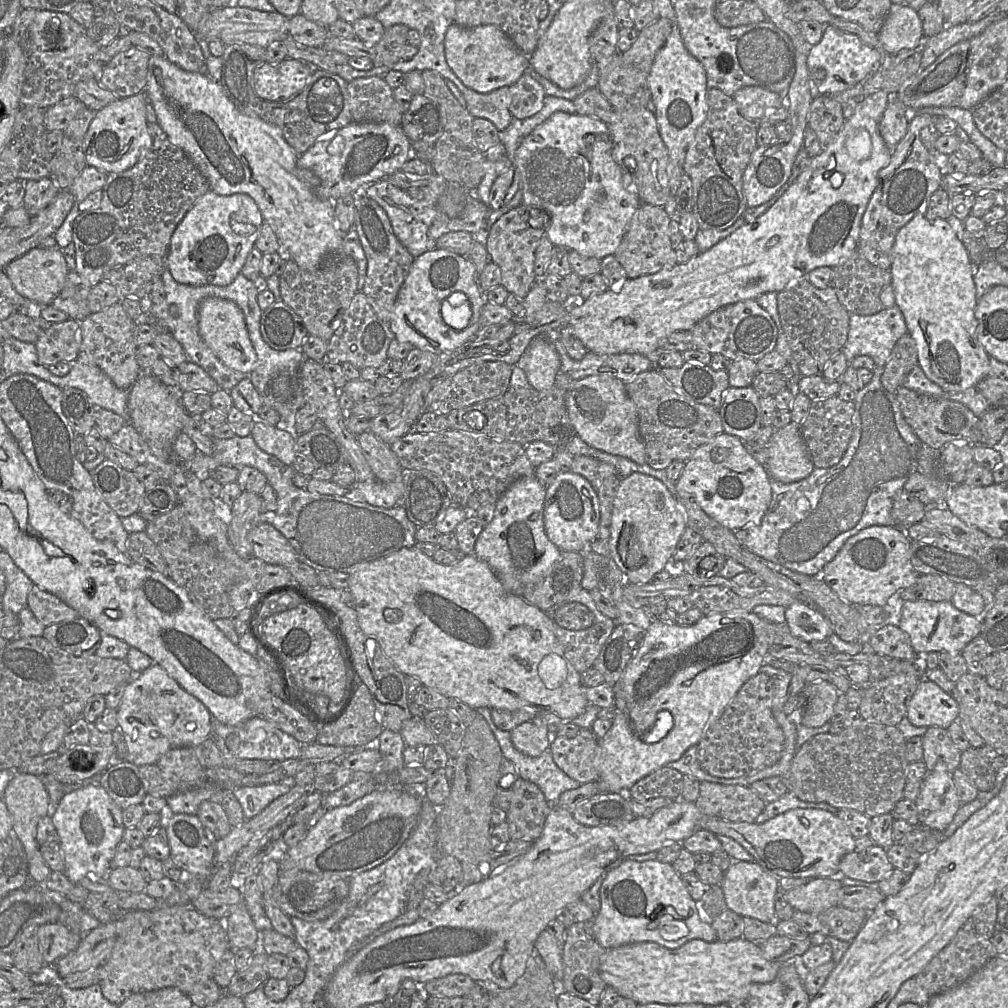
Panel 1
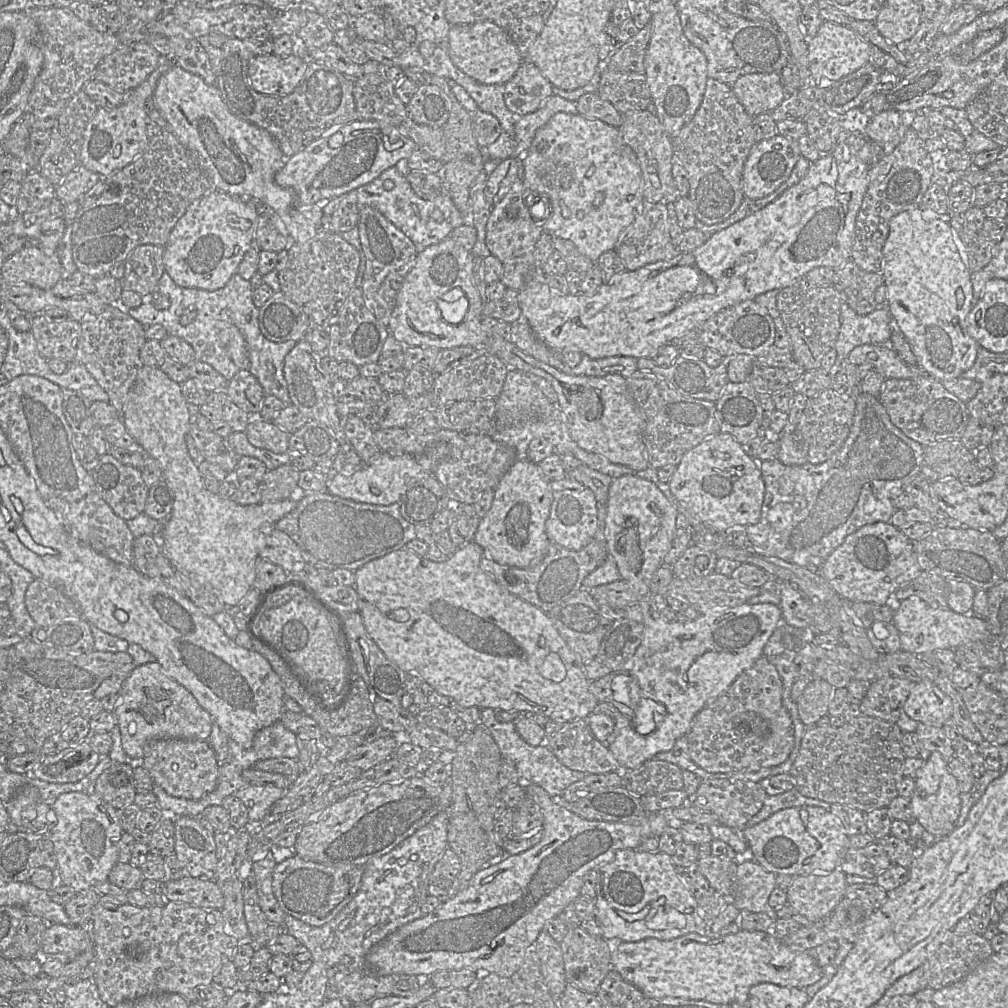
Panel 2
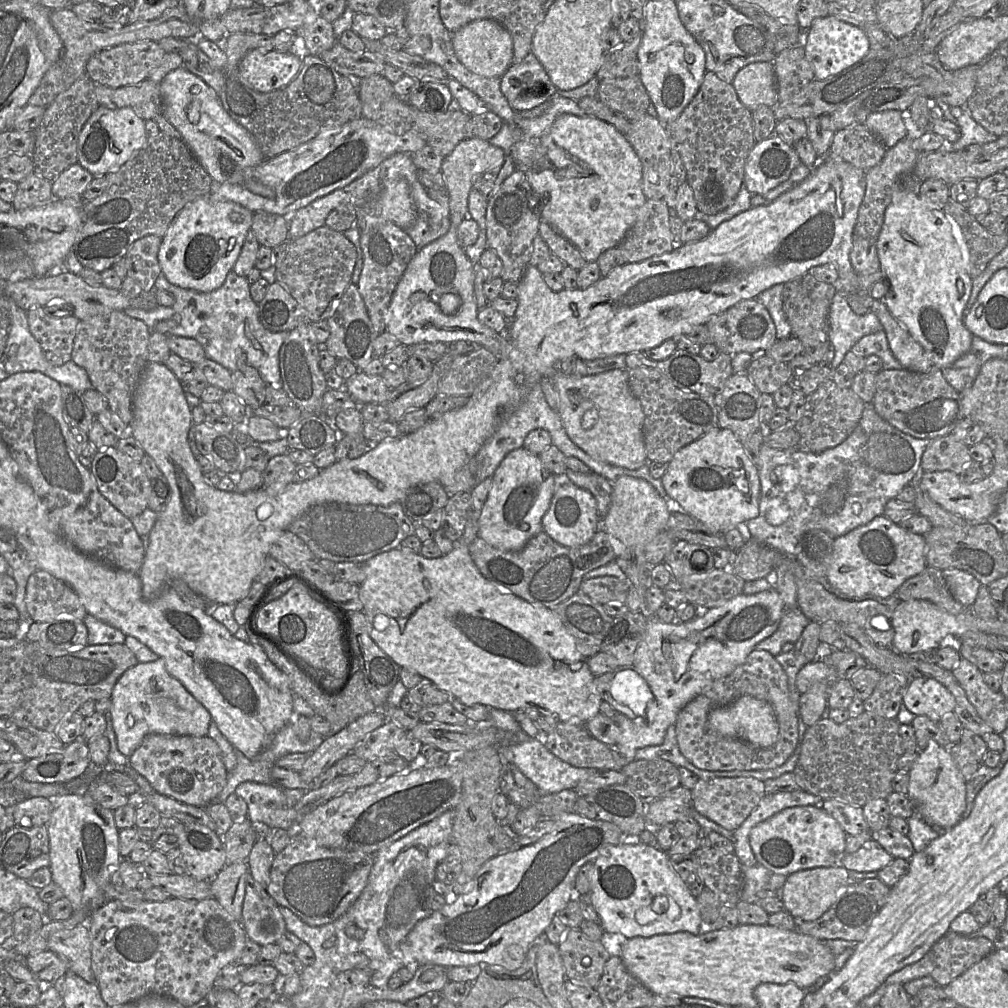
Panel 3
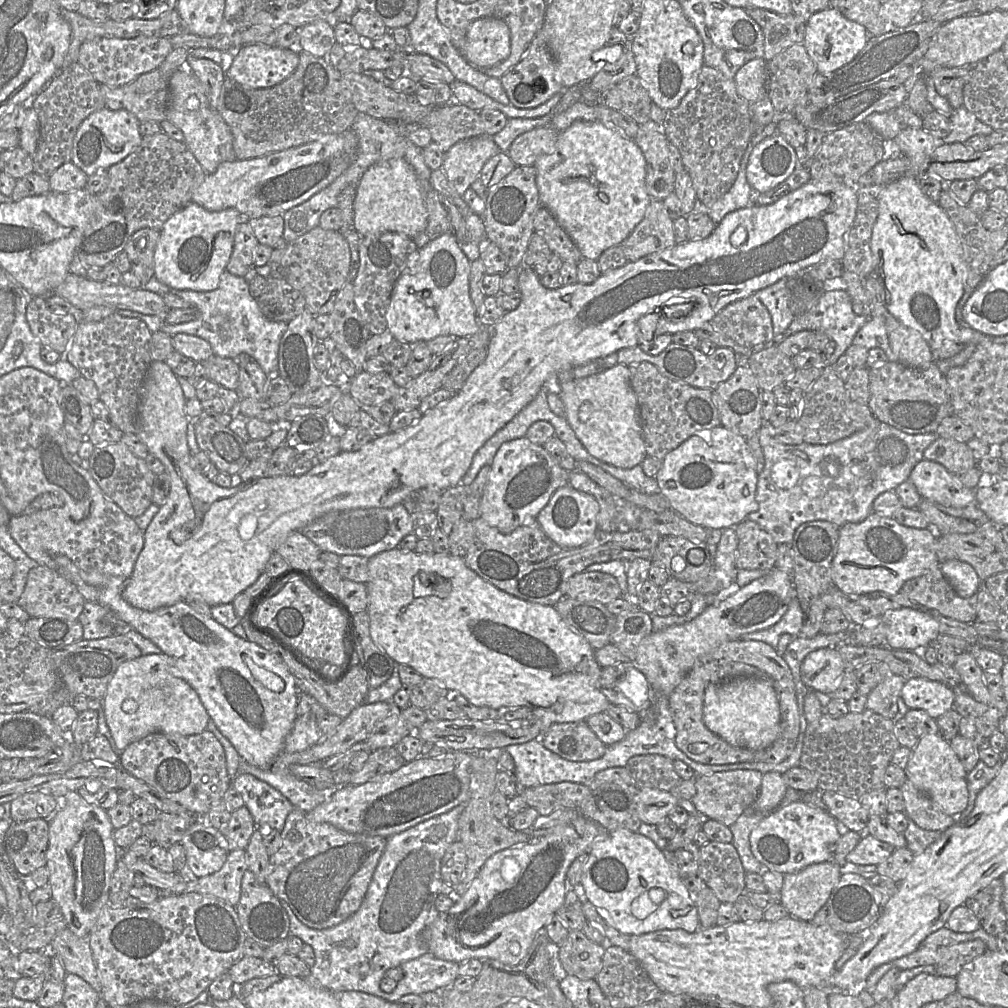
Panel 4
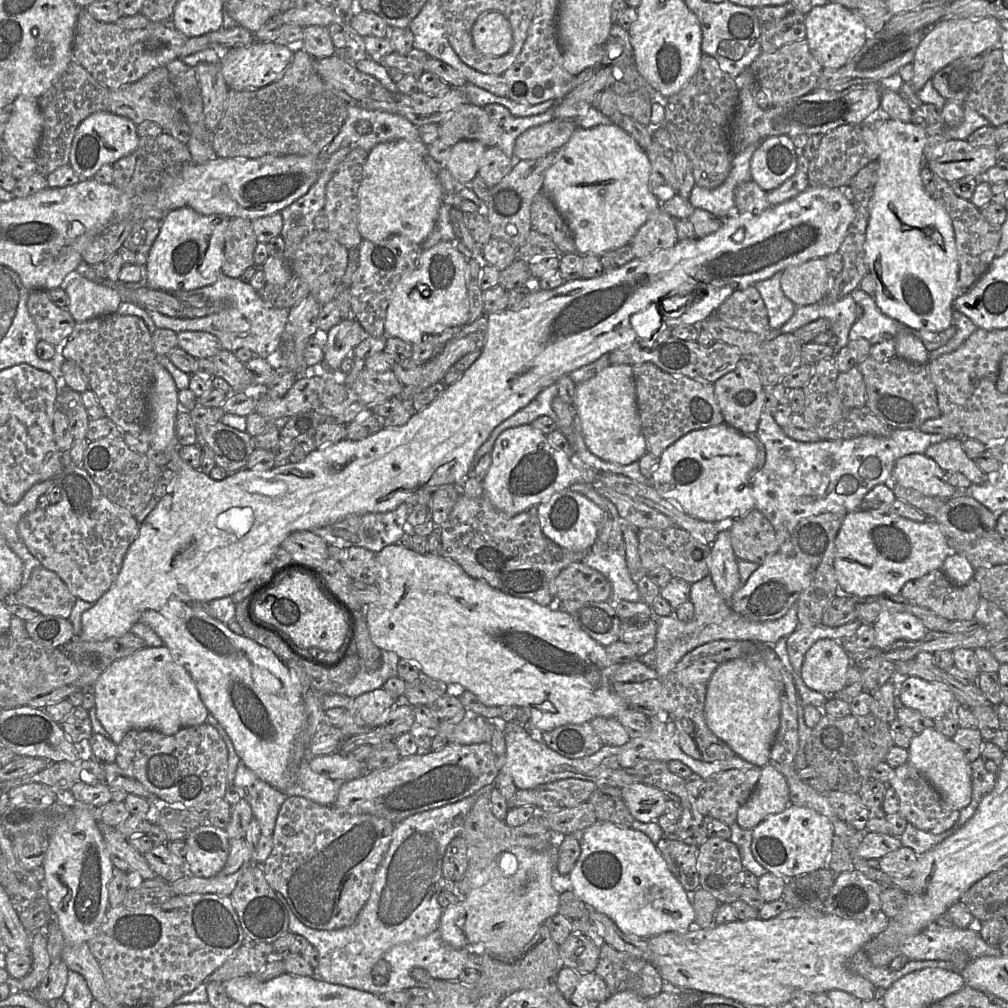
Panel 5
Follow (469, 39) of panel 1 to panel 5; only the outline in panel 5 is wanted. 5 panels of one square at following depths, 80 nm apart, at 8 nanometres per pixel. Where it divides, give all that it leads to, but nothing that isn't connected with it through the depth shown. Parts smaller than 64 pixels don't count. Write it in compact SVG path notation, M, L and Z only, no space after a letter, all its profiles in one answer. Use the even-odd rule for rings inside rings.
M498 11L479 15L472 27L475 48L487 57L506 54L512 46L512 28L507 18Z

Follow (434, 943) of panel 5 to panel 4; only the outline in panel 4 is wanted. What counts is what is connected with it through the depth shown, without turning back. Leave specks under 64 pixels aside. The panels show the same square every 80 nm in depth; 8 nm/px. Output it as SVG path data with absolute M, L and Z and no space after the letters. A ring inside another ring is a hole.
M430 952L406 961L400 965L403 977L393 991L387 992L387 1001L396 1003L404 995L450 987L458 977L458 967L458 963L439 959Z

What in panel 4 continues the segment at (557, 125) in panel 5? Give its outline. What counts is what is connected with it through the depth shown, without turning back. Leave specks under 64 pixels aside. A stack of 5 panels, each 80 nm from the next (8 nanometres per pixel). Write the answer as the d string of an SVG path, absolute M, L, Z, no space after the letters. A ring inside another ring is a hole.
M549 125L535 127L513 141L508 155L516 166L534 165L541 156L554 152L559 133Z

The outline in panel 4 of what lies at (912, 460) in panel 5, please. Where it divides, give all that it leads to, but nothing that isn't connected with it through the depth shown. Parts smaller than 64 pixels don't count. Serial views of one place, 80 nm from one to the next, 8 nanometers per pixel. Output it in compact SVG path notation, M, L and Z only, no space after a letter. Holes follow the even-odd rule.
M922 459L915 465L908 480L923 498L944 506L961 508L976 503L975 489L965 487L937 462Z

